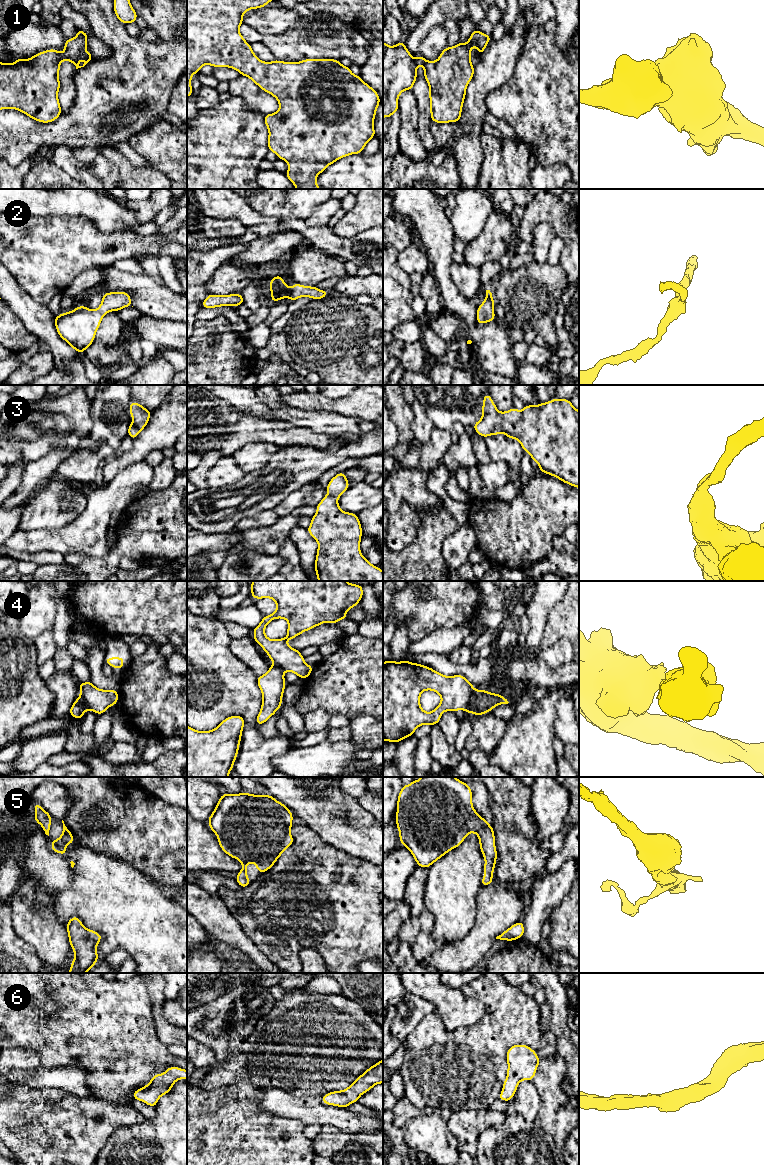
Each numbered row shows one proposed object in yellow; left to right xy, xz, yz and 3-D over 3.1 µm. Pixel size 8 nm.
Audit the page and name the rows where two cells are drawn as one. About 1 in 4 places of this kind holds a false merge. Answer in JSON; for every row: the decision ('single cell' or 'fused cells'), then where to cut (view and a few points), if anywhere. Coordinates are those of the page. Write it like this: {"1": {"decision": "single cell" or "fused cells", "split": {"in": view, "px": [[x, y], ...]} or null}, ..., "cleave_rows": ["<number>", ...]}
{"1": {"decision": "single cell", "split": null}, "2": {"decision": "single cell", "split": null}, "3": {"decision": "single cell", "split": null}, "4": {"decision": "fused cells", "split": {"in": "yz", "px": [[476, 690], [466, 711]]}}, "5": {"decision": "single cell", "split": null}, "6": {"decision": "single cell", "split": null}, "cleave_rows": ["4"]}

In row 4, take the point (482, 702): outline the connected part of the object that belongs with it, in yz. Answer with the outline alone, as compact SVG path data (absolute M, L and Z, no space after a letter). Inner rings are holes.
M476 690L470 701L467 713L477 716L490 712L494 707L501 704L508 704L507 699L500 695L486 690Z

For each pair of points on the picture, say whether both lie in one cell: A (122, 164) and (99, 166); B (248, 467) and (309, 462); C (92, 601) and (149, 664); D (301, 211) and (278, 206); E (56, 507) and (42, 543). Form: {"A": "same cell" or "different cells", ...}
{"A": "different cells", "B": "different cells", "C": "different cells", "D": "same cell", "E": "different cells"}

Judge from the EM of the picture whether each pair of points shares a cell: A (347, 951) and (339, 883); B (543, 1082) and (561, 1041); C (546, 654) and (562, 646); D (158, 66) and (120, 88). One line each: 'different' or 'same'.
A: same
B: different
C: same
D: same

